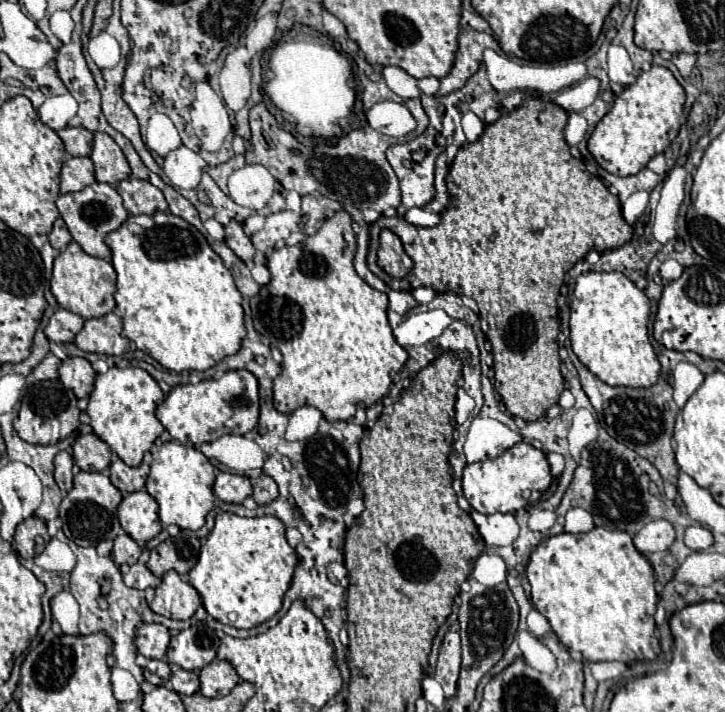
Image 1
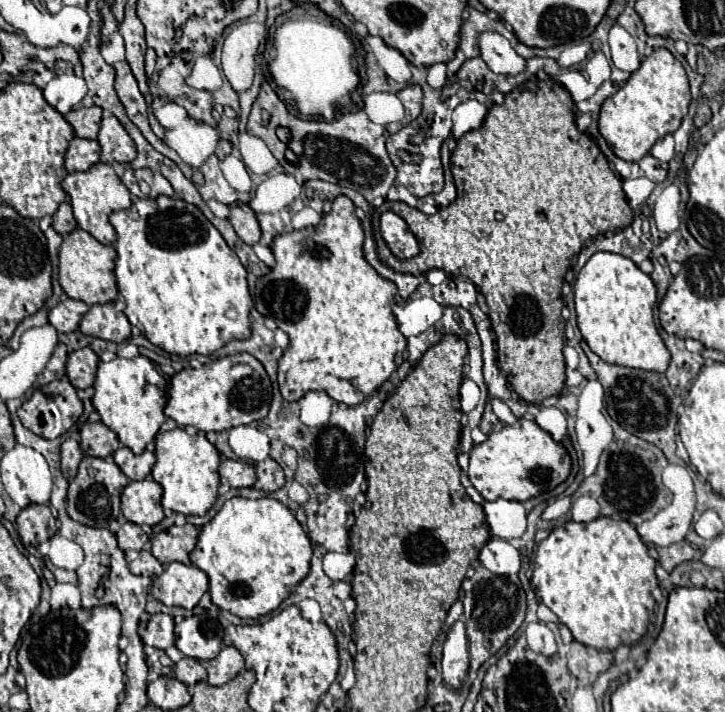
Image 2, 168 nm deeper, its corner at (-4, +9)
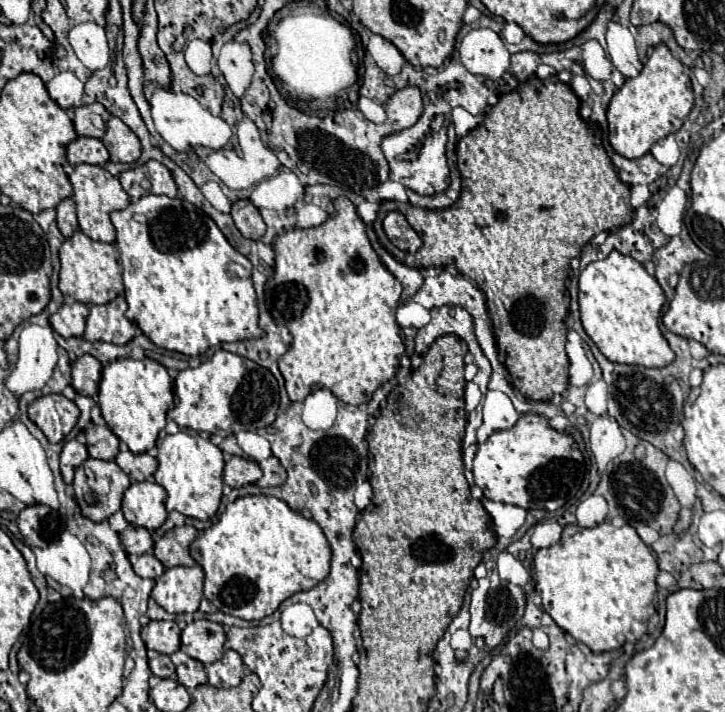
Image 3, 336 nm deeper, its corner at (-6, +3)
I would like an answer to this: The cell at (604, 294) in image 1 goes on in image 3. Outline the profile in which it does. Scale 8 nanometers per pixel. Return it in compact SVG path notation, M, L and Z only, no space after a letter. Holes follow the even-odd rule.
M611 251L607 259L589 263L579 275L579 307L585 333L615 363L665 367L675 359L667 339L659 331L665 293L657 279L629 255Z

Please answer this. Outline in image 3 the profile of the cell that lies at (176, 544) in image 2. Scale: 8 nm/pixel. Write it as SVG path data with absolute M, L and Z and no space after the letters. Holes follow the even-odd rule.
M191 525L175 527L167 531L153 547L153 555L165 565L165 567L193 567L195 561L189 555L189 545L197 537L197 529Z

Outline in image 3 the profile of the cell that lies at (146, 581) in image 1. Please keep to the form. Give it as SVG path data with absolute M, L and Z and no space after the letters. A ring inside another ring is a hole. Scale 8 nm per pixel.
M151 551L139 555L139 559L137 559L137 563L133 565L133 569L135 569L135 573L137 573L139 577L149 577L149 579L157 579L157 577L165 571L163 563L161 563Z

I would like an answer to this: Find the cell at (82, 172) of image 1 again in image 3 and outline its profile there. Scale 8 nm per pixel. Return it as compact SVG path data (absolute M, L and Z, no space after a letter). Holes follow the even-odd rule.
M77 137L67 145L67 161L75 167L81 163L89 165L105 165L109 161L109 153L101 139L93 137Z

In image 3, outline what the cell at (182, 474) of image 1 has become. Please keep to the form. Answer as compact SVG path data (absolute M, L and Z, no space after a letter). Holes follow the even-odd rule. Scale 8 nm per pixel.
M179 431L177 435L165 435L157 443L157 461L155 481L167 491L167 511L179 511L185 517L195 517L201 521L211 519L221 503L223 489L223 453L211 439L199 433Z

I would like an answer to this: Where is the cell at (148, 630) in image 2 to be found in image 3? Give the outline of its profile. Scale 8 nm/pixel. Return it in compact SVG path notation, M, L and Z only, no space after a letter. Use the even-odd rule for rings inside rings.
M151 621L141 629L141 637L149 649L173 655L181 645L181 629L175 621Z

